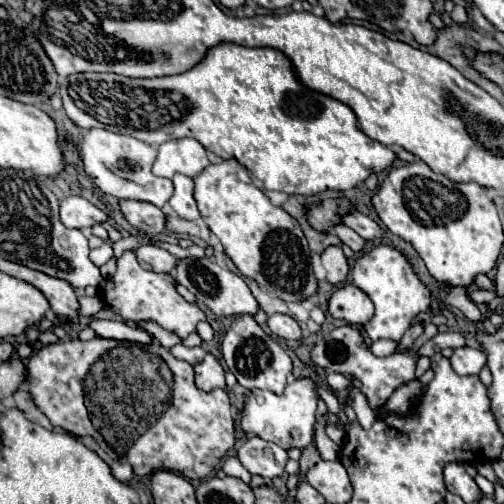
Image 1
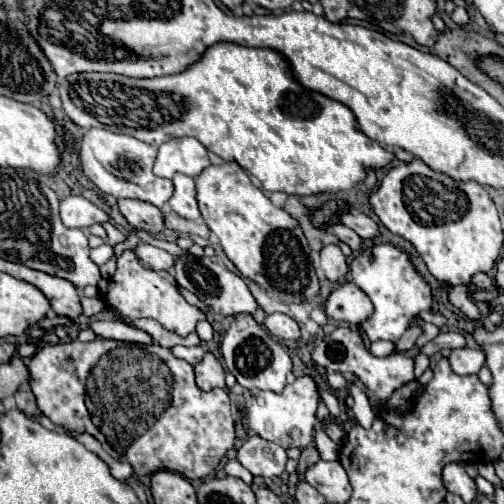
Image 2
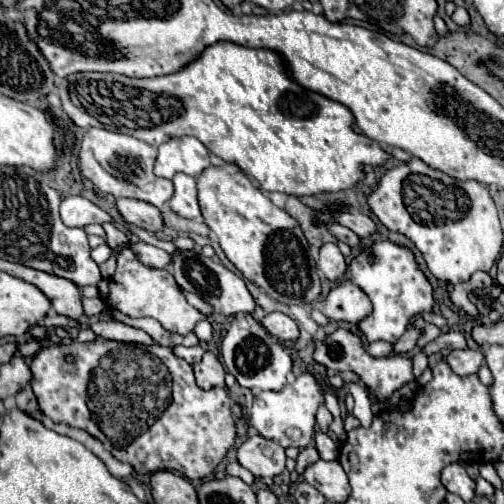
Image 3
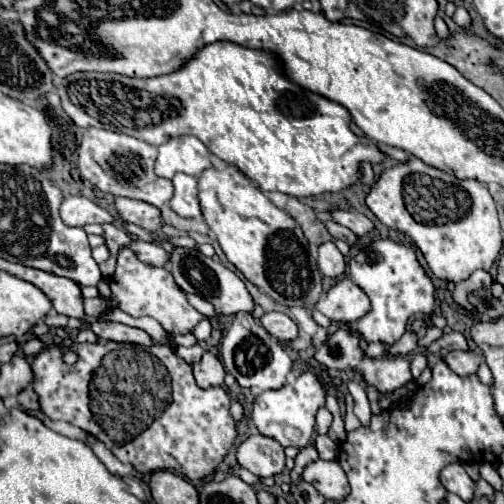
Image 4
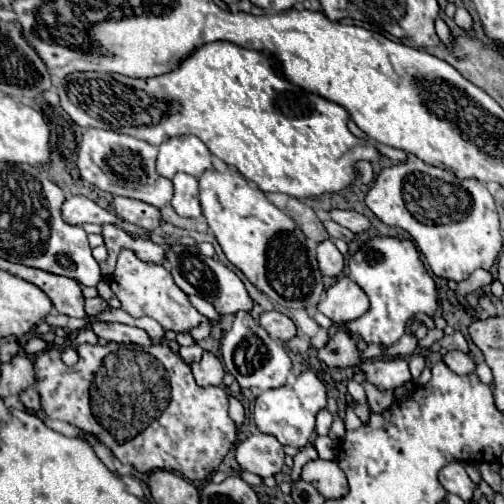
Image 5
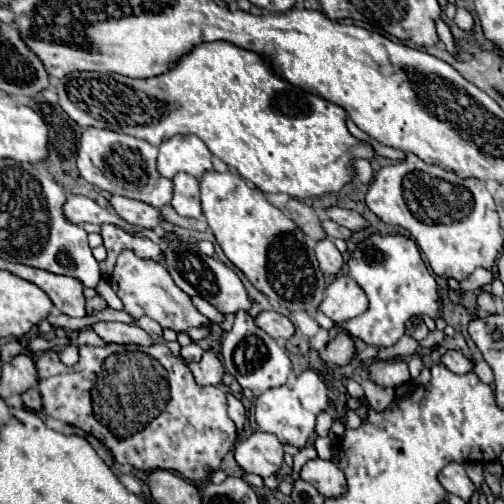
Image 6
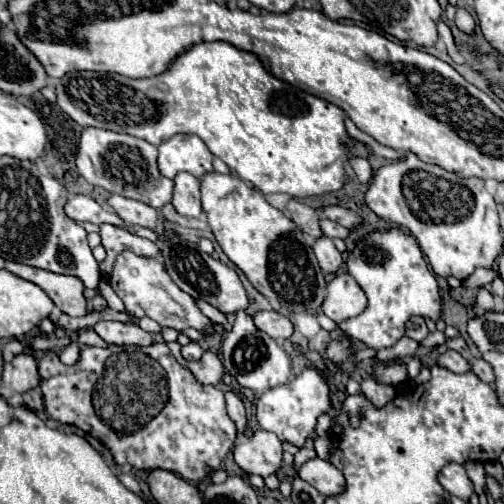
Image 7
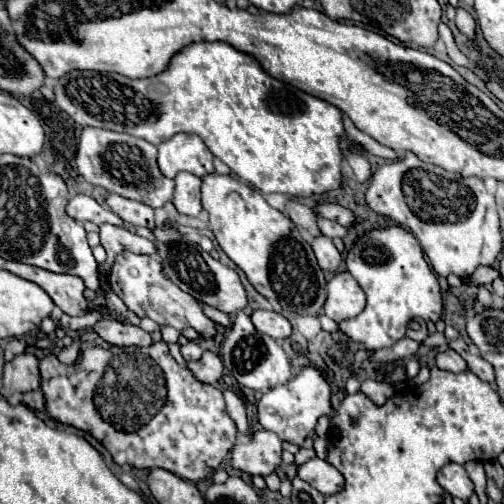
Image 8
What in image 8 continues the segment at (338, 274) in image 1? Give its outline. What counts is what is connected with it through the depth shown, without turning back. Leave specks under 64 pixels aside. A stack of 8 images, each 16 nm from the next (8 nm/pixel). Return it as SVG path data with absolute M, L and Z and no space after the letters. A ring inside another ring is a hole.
M326 236L314 238L312 248L314 248L314 254L318 258L318 264L320 264L320 268L324 272L332 272L334 274L340 268L342 256L340 256L340 252L336 250L336 246L332 244L330 238L326 238Z

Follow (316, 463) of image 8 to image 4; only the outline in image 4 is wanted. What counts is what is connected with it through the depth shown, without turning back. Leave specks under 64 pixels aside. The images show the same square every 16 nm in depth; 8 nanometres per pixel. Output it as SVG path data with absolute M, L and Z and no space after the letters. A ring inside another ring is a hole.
M316 460L304 468L302 478L312 484L326 500L340 502L350 494L350 484L338 462Z

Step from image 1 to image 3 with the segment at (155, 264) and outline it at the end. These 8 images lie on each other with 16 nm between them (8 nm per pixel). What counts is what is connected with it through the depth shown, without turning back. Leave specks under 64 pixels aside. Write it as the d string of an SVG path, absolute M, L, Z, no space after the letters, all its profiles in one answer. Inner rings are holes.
M138 242L136 246L132 246L134 254L138 256L138 260L144 264L144 266L150 266L150 268L168 268L172 264L172 256L156 246L150 246L146 242Z

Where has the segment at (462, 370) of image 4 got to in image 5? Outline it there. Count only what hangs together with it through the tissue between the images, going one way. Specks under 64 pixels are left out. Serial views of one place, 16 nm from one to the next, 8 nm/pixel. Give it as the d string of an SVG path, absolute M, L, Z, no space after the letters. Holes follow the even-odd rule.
M460 350L448 352L442 360L446 362L446 366L448 366L452 372L456 372L456 374L460 374L460 376L472 374L472 372L476 370L476 364L480 362L474 354L466 354L466 352L460 352Z

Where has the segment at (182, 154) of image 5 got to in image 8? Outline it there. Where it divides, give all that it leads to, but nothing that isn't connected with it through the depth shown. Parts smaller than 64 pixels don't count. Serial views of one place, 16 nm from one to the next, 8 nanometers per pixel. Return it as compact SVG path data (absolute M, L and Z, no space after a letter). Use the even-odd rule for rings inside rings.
M176 134L158 146L158 168L166 178L174 178L178 172L190 172L202 178L208 172L214 172L212 152L206 148L206 144L196 134Z

